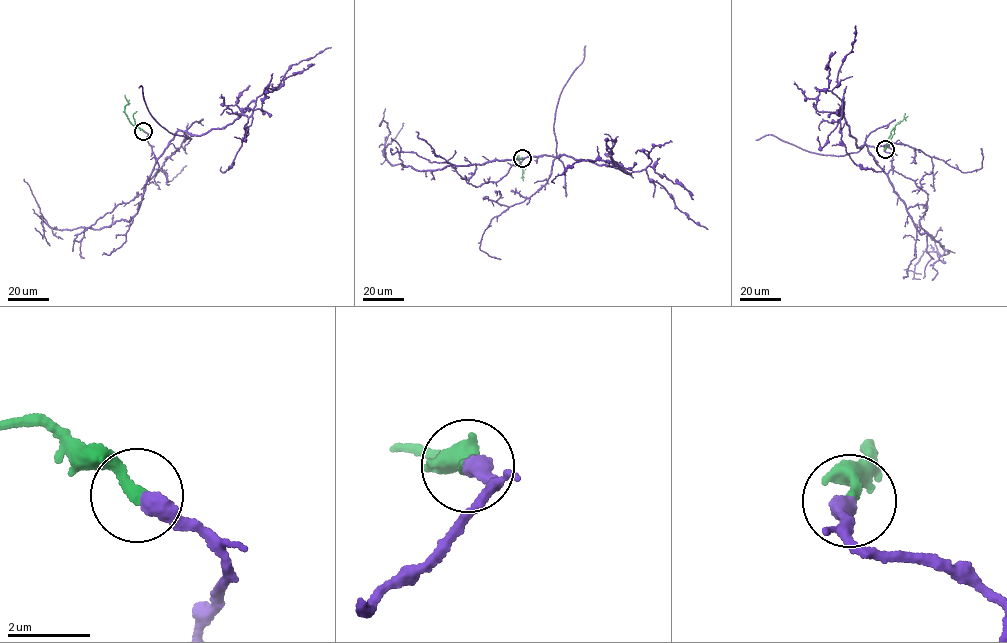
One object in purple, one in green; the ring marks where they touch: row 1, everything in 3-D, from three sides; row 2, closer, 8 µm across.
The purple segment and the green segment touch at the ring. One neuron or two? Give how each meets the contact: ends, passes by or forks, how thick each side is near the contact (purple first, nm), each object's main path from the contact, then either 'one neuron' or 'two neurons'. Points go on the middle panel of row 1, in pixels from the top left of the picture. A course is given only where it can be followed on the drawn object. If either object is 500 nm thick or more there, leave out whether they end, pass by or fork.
purple ends there; green ends there; 420 nm thick on the purple side, 280 nm on the other; purple runs (522, 159), (513, 164), (529, 156), (566, 155), (626, 173), (645, 170), (678, 209), (708, 229); green runs (522, 159), (518, 156), (524, 177); one neuron

